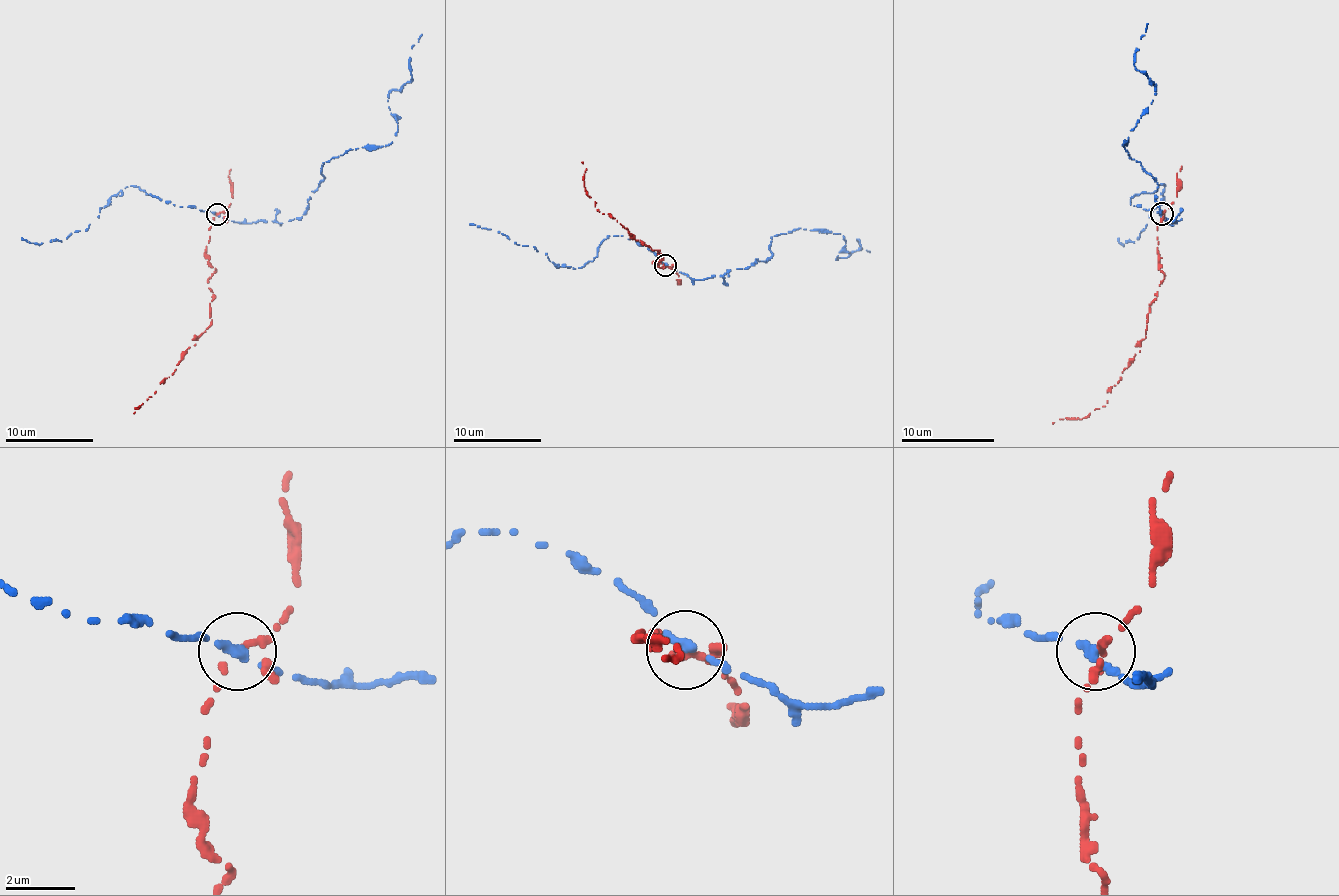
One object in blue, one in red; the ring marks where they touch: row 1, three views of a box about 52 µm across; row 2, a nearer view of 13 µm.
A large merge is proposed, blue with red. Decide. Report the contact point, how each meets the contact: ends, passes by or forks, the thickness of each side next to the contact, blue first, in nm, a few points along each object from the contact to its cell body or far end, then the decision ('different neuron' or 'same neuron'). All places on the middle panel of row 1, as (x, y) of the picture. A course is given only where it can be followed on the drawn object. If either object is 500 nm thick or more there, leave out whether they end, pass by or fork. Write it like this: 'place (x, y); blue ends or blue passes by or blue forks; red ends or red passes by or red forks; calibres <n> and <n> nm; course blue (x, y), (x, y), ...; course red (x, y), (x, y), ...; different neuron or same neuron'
place (665, 265); blue passes by; red ends; calibres 240 and 240 nm; course blue (665, 266), (693, 279), (748, 268), (796, 228), (843, 235), (836, 259), (858, 239), (869, 253); course red (665, 266), (654, 261), (662, 266), (656, 264), (660, 250), (634, 239), (599, 211), (585, 189), (581, 163); different neuron

